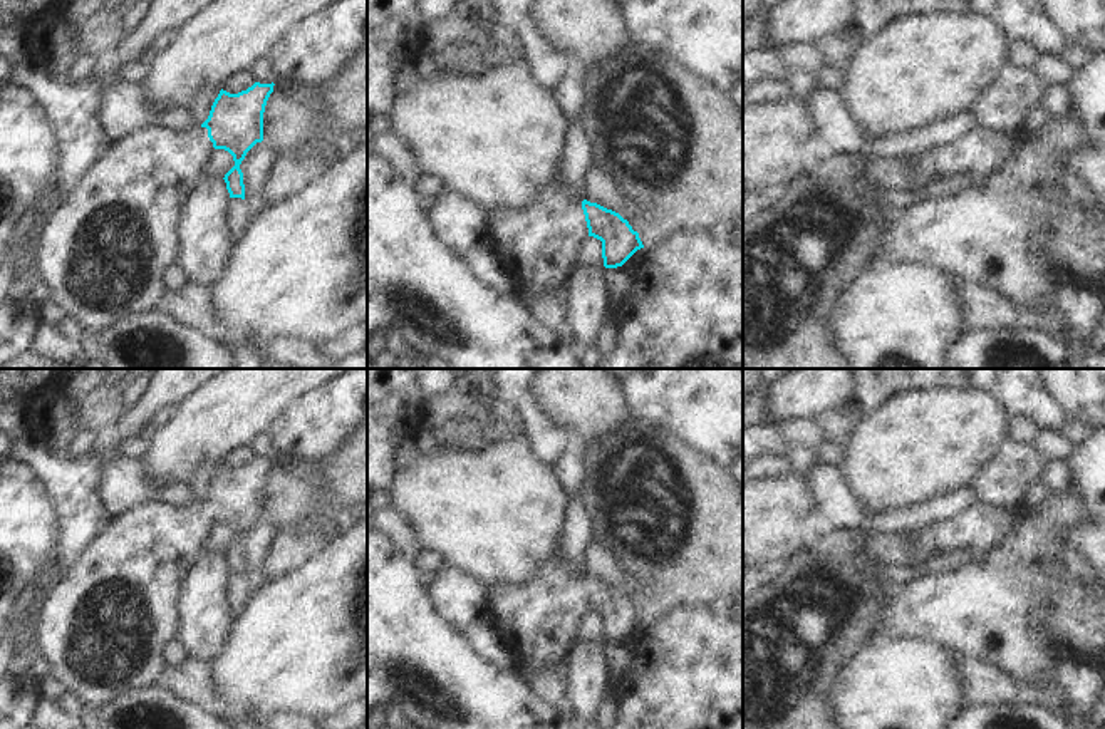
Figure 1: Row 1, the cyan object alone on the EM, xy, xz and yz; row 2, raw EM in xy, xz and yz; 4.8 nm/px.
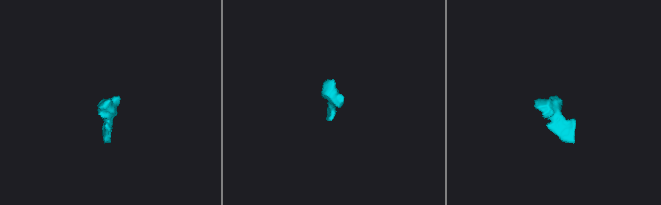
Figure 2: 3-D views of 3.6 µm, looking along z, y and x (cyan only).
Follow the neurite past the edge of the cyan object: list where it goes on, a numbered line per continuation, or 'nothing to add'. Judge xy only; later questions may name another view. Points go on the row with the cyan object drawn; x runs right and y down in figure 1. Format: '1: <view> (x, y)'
1: xy (103, 252)

